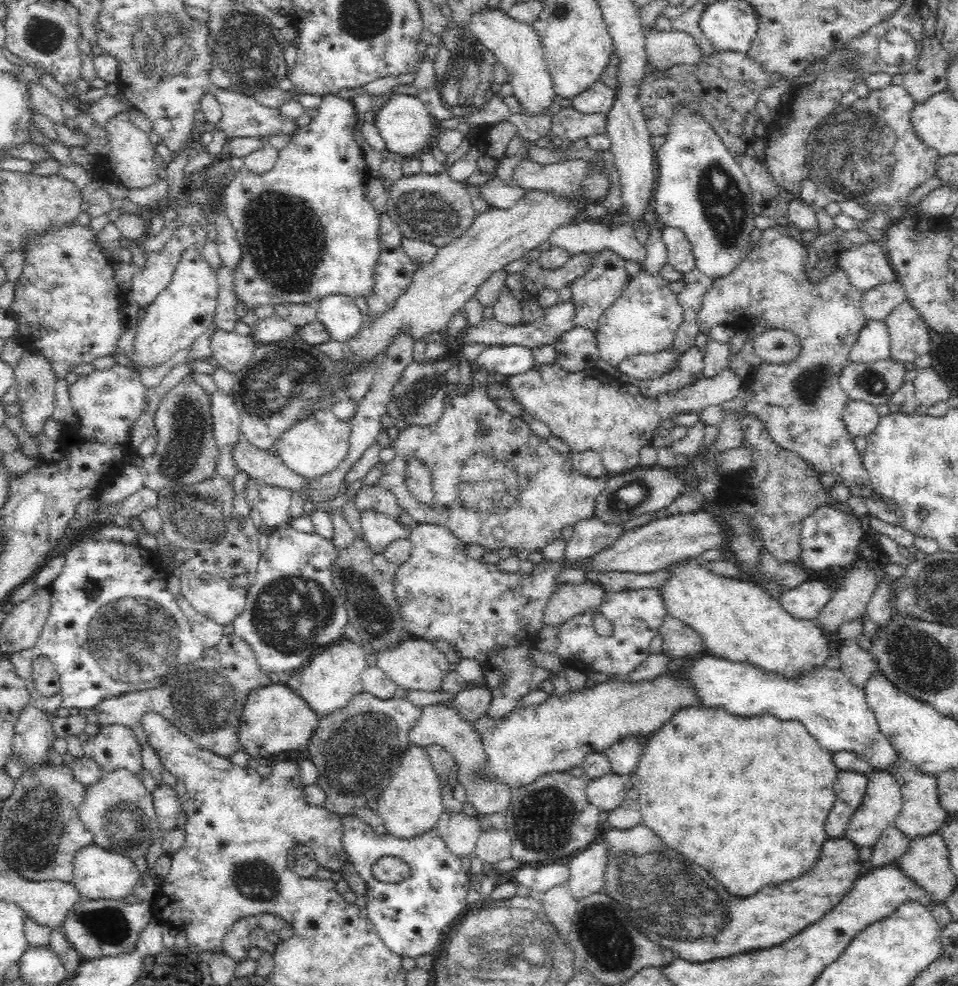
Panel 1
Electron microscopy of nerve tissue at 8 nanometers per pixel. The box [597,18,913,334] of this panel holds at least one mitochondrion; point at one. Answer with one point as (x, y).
(851, 153)

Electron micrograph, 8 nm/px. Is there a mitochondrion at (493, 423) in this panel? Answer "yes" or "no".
no

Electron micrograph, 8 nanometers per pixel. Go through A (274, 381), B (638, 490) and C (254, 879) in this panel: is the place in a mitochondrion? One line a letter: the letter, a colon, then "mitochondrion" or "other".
A: mitochondrion
B: mitochondrion
C: mitochondrion

